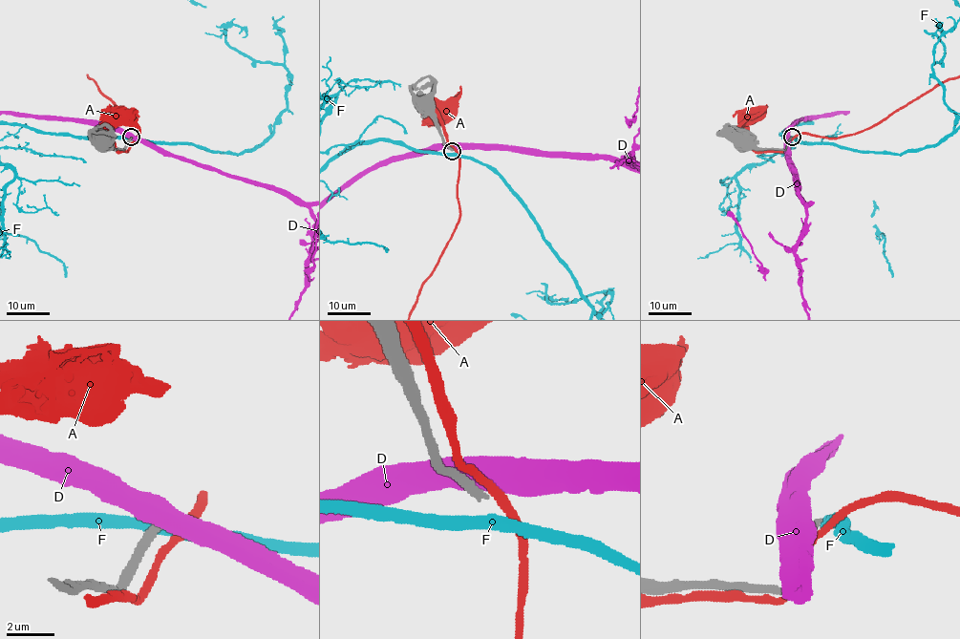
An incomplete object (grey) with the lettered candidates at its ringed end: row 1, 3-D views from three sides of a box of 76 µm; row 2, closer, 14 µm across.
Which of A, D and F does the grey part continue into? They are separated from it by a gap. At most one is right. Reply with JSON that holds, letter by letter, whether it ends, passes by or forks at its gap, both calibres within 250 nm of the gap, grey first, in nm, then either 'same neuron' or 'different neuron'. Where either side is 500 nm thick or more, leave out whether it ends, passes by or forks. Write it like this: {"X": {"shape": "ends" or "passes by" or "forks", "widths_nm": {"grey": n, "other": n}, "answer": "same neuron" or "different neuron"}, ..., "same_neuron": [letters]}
{"A": {"shape": "passes by", "widths_nm": {"grey": 320, "other": 320}, "answer": "different neuron"}, "D": {"widths_nm": {"grey": 320, "other": 850}, "answer": "different neuron"}, "F": {"shape": "passes by", "widths_nm": {"grey": 320, "other": 440}, "answer": "different neuron"}, "same_neuron": []}

